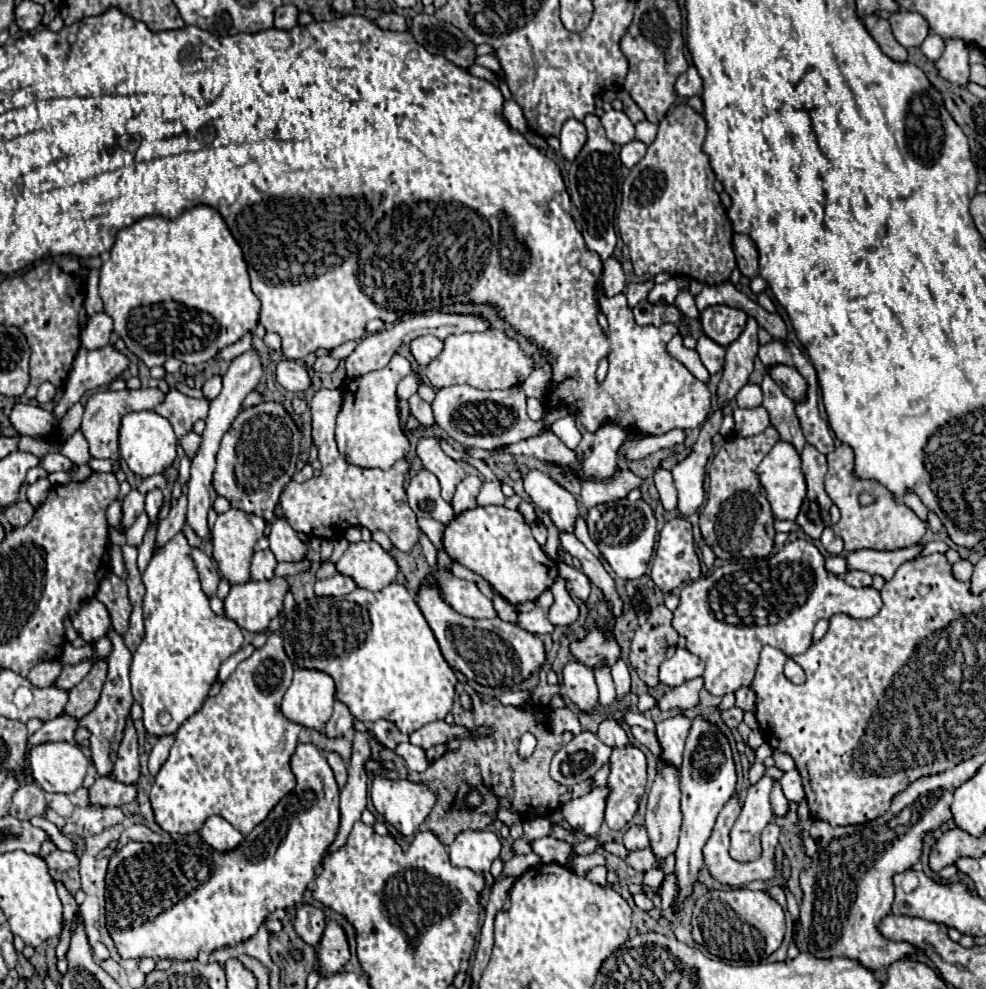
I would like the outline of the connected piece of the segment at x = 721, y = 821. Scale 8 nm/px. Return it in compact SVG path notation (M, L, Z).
M733 794L731 800L725 804L725 808L721 810L721 814L717 816L717 822L715 822L715 828L713 828L713 834L711 838L707 840L705 844L705 850L703 850L703 860L705 860L705 866L709 870L709 874L723 886L731 886L731 888L737 888L737 886L743 886L745 882L751 882L751 880L773 880L775 876L781 874L781 870L777 868L775 864L775 848L779 844L779 826L777 824L767 824L763 834L761 834L761 846L763 846L763 852L757 860L753 862L737 862L731 858L729 854L729 834L731 834L731 828L735 824L735 820L739 818L739 812L741 812L741 802L739 802L739 796Z

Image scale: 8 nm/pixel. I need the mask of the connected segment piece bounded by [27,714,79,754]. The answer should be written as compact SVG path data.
M61 714L49 722L45 722L27 742L27 754L33 746L43 744L43 742L57 742L57 740L65 740L65 742L73 742L75 730L79 728L79 720L69 716L69 714Z

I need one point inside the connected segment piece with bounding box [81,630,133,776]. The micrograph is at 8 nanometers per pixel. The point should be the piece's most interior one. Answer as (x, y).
(106, 721)

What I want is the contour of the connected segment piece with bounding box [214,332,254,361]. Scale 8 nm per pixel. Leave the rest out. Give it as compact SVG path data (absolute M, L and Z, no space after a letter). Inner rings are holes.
M249 332L241 340L219 351L214 359L223 359L227 361L233 360L233 358L239 356L240 354L251 348L253 336L253 332Z

